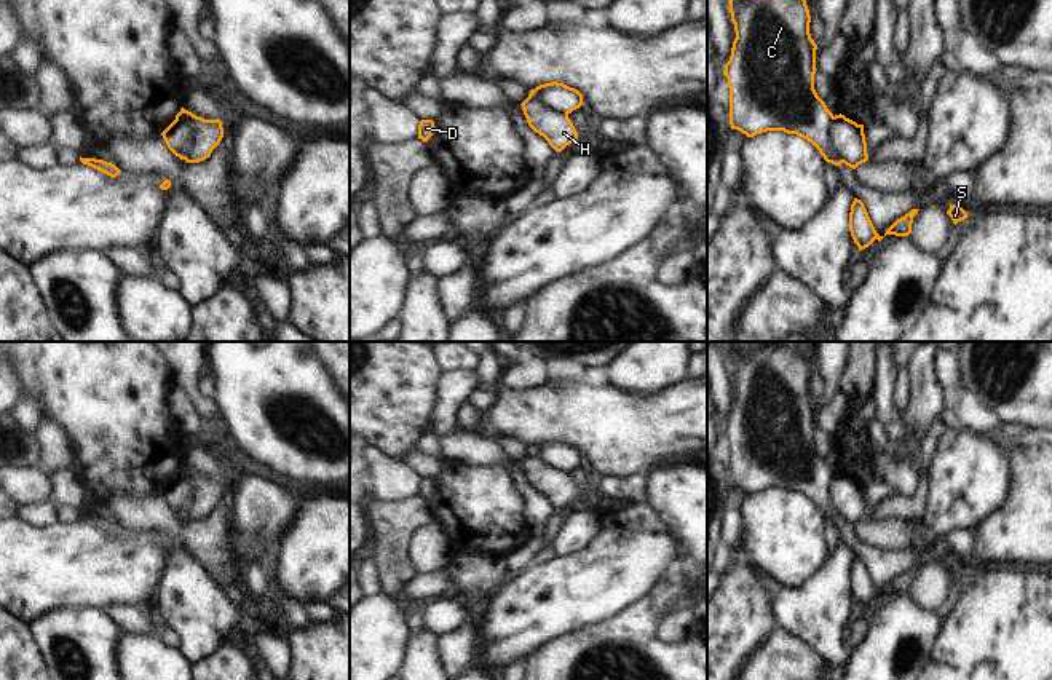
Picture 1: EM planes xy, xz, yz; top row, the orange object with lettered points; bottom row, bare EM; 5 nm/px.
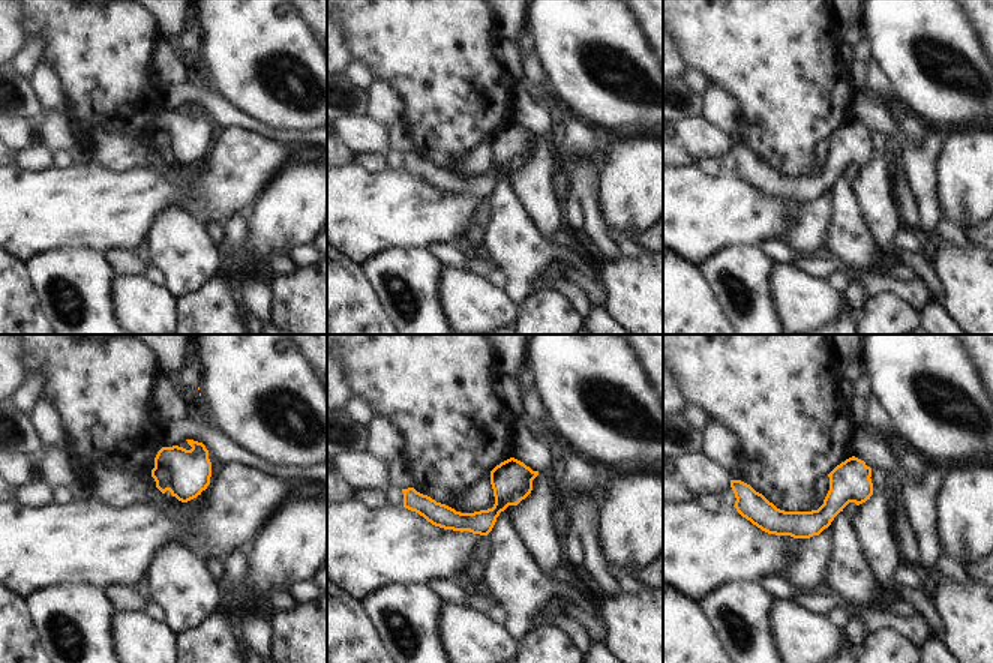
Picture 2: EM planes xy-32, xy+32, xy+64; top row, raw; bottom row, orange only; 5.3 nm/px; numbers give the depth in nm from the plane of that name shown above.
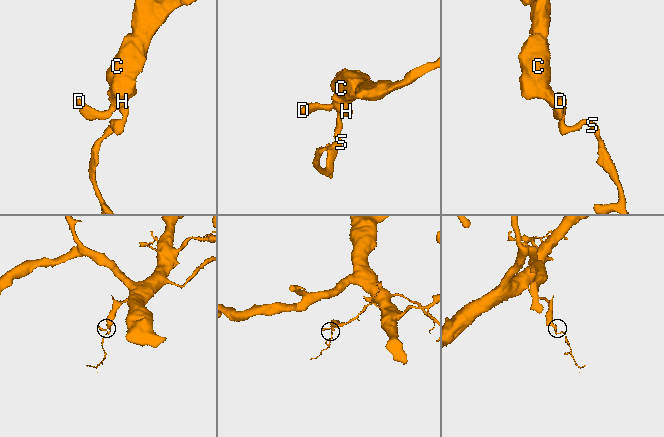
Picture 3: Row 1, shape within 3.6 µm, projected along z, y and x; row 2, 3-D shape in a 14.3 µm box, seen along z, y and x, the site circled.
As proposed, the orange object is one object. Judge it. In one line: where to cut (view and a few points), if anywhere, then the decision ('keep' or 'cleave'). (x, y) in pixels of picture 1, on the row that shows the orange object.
cut in xy along (176, 118), (192, 126), (192, 141), (182, 158); cleave

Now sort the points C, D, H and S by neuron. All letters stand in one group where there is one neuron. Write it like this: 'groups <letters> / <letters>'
groups C / D H S

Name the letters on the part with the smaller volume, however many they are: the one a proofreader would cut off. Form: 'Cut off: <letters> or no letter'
Cut off: D, H, S

